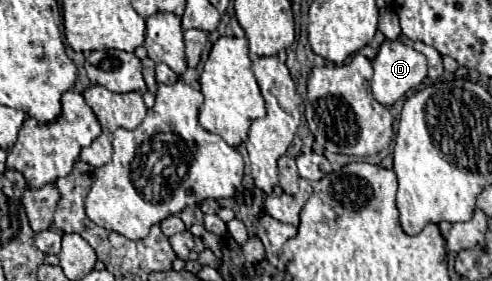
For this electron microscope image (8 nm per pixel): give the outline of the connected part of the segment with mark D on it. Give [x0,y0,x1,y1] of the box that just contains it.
[371,41,427,105]

